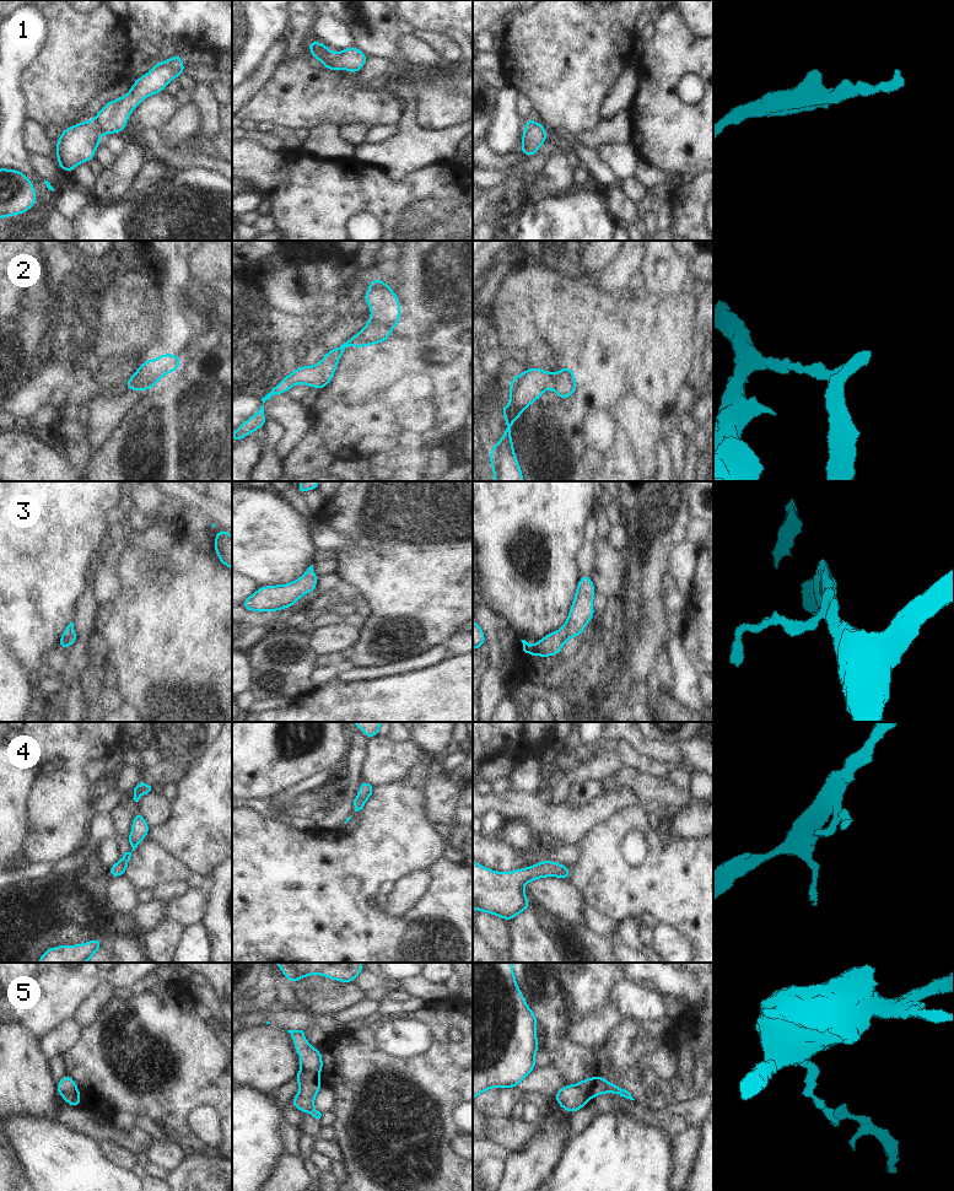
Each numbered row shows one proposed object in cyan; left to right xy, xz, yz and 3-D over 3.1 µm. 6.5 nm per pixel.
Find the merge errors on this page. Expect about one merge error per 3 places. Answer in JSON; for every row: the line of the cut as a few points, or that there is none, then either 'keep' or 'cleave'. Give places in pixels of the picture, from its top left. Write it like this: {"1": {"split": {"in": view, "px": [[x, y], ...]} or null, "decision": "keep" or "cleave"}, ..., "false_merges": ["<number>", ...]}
{"1": {"split": null, "decision": "keep"}, "2": {"split": {"in": "xz", "px": [[370, 318], [376, 323], [384, 323], [392, 328]]}, "decision": "cleave"}, "3": {"split": null, "decision": "keep"}, "4": {"split": null, "decision": "keep"}, "5": {"split": {"in": "xz", "px": [[302, 1066], [318, 1076]]}, "decision": "cleave"}, "false_merges": ["2", "5"]}

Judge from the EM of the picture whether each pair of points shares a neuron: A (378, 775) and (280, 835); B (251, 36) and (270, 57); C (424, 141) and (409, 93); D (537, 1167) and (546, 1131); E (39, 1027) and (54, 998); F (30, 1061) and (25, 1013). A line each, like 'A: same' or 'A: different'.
A: different
B: different
C: same
D: same
E: same
F: different

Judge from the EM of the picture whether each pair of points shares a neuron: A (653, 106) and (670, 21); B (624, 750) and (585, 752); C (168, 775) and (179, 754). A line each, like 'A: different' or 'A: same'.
A: same
B: same
C: different

